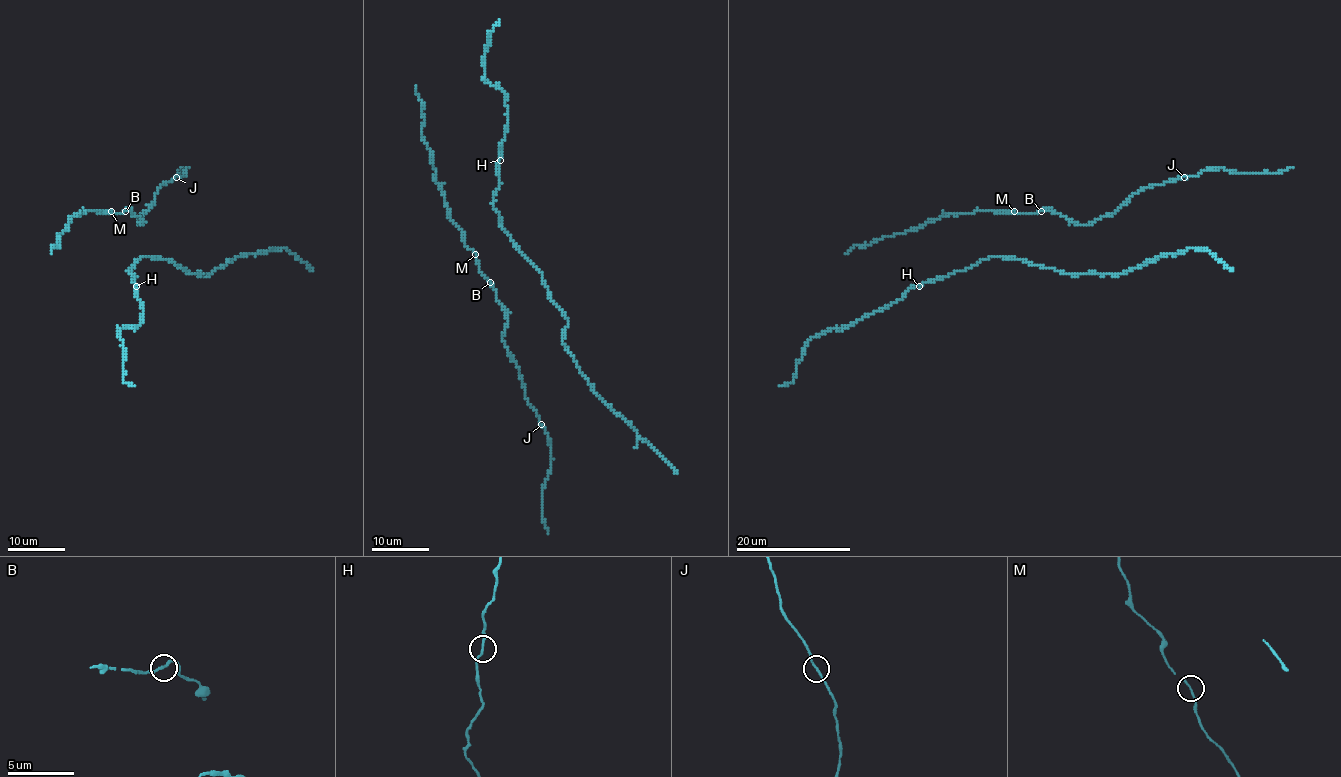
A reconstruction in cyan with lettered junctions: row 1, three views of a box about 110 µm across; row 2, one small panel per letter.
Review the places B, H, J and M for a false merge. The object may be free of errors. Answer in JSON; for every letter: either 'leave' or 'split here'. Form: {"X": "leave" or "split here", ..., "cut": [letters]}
{"B": "leave", "H": "leave", "J": "leave", "M": "leave", "cut": []}

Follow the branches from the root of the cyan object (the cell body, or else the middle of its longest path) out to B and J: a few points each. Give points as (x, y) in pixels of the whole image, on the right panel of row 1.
B: (1012, 213), (1041, 211)
J: (1012, 213), (1038, 213), (1050, 208), (1074, 223), (1090, 224), (1111, 215), (1132, 195), (1144, 188), (1183, 177)

